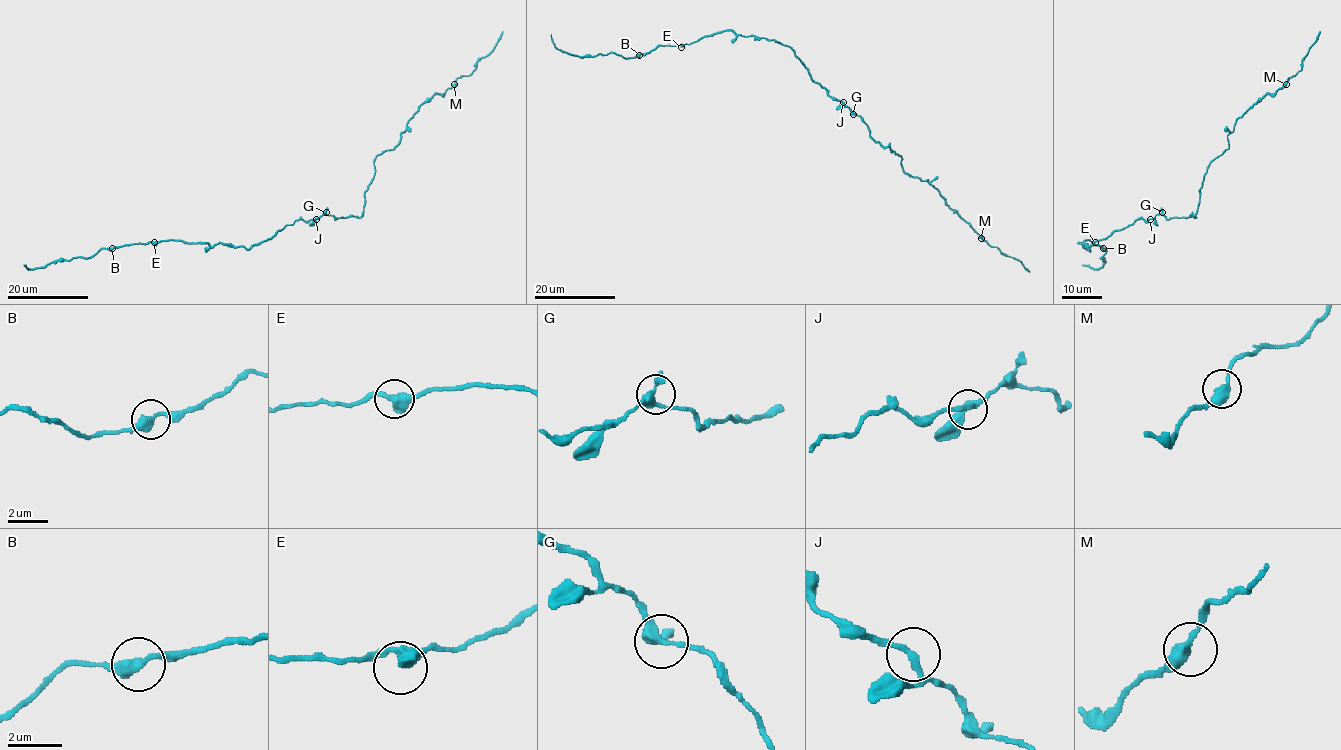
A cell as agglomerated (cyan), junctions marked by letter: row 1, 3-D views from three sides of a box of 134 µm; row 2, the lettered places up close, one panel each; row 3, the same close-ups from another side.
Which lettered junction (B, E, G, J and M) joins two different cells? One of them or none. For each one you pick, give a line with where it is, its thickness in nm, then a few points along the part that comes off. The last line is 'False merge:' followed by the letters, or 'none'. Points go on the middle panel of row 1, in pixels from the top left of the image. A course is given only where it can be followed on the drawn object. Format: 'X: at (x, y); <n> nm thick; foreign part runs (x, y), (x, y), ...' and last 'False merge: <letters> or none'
False merge: none

